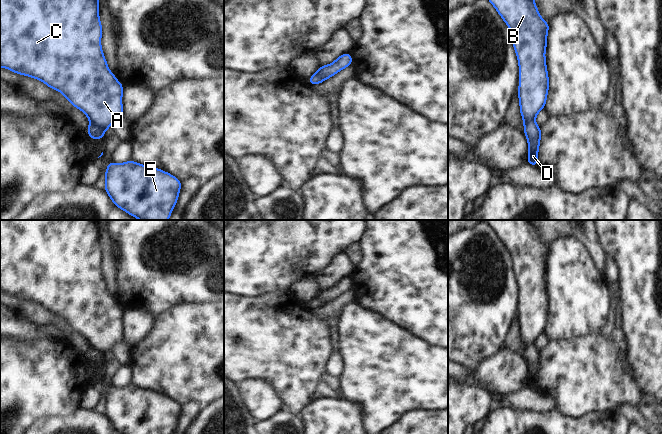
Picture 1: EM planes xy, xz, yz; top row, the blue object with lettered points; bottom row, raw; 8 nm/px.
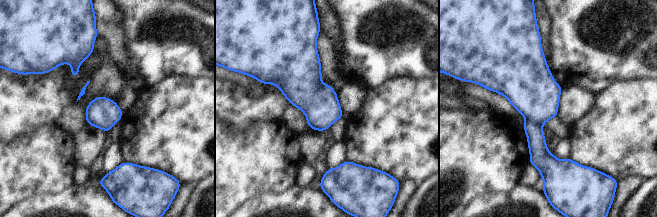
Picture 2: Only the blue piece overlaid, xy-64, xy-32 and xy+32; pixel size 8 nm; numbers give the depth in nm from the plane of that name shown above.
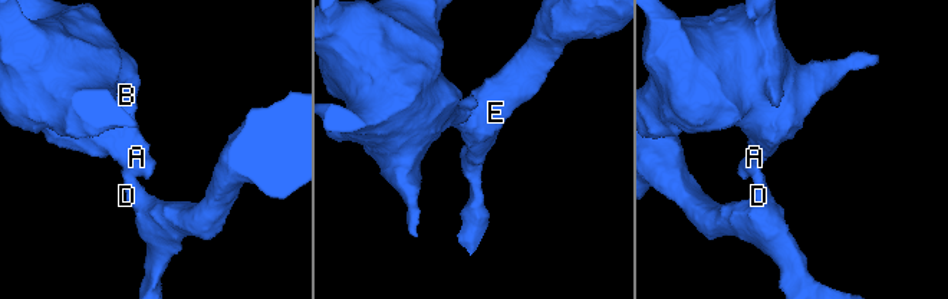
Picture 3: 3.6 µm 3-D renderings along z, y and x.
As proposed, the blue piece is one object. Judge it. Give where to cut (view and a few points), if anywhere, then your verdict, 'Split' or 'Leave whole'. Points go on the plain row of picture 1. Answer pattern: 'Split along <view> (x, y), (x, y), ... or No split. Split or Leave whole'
Split along xy (90, 346), (97, 349), (103, 355). Split.

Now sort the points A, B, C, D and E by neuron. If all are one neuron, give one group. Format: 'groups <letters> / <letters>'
groups A B C / D E

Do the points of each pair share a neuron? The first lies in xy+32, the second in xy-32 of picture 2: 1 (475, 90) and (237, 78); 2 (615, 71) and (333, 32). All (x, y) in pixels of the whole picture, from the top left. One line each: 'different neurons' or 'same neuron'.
1: same neuron
2: different neurons

